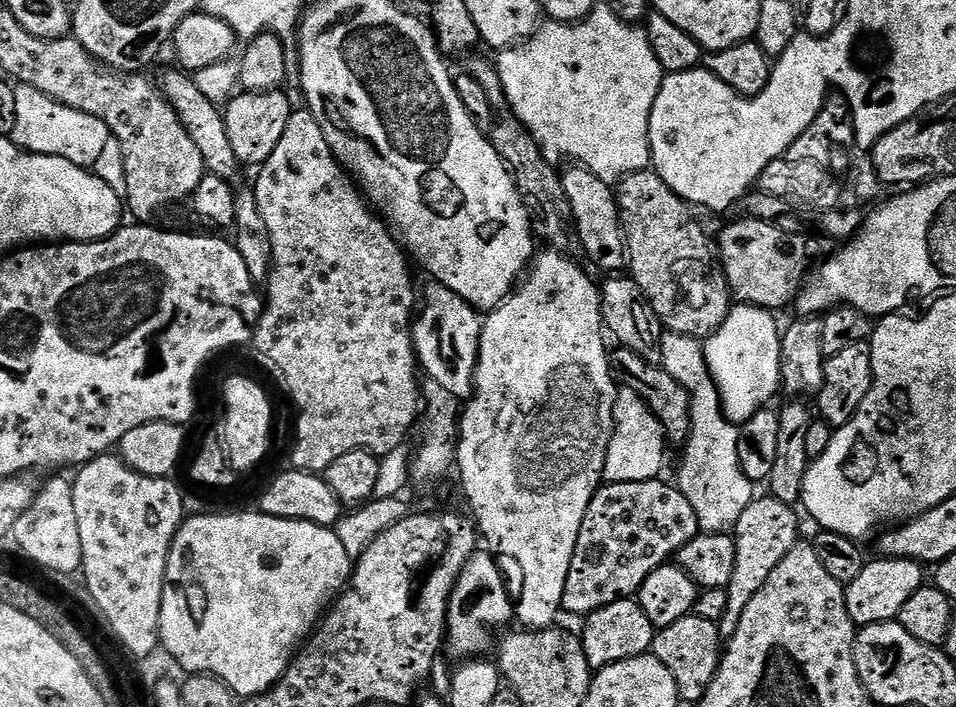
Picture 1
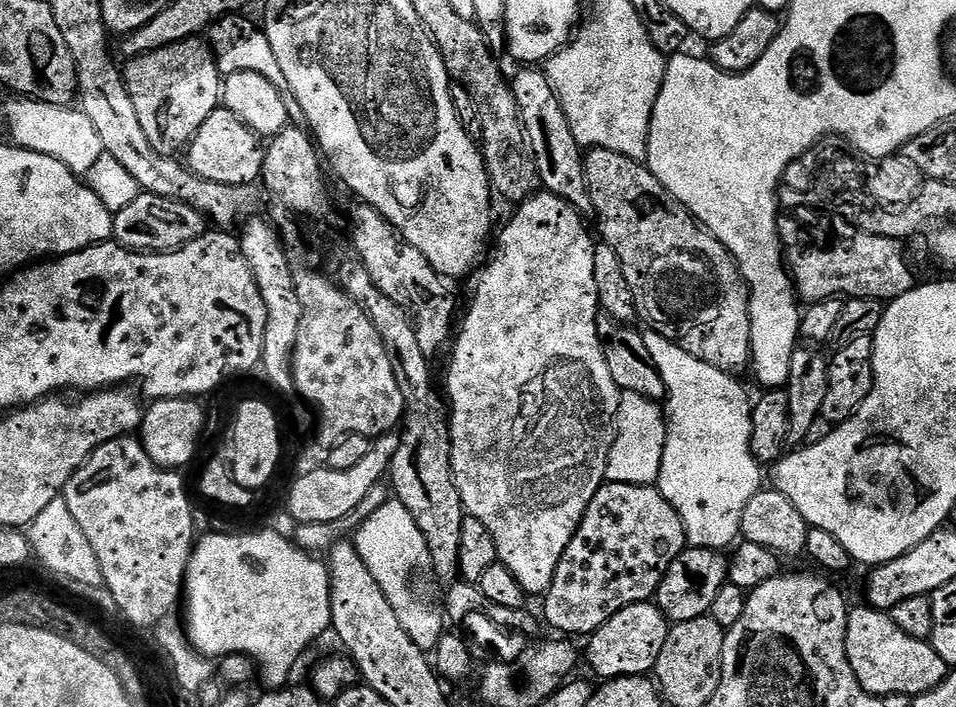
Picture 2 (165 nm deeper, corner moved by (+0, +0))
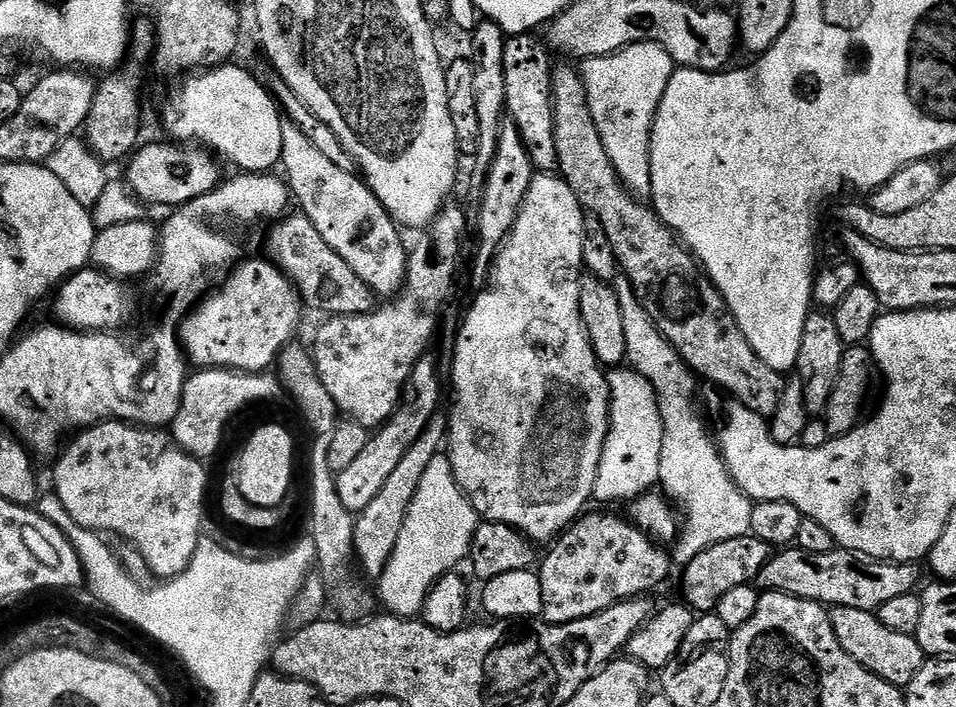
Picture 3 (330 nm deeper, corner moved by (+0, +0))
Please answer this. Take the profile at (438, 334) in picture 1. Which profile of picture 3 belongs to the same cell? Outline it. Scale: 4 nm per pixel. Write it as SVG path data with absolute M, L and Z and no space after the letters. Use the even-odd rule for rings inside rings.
M316 156L308 168L290 169L286 183L295 203L300 203L299 211L318 226L318 234L326 238L330 250L337 252L377 297L392 298L403 289L410 252L404 249L401 229L356 172L338 170L330 158Z

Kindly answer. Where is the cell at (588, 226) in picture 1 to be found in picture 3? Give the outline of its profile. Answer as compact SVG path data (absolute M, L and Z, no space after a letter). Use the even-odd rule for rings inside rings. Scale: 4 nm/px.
M532 34L522 36L508 36L506 40L506 58L504 69L506 70L506 86L512 90L508 94L506 105L507 115L511 123L520 131L520 137L524 140L533 169L542 172L556 172L560 167L558 158L558 146L556 145L556 127L554 126L554 114L552 113L552 82L553 61L548 61L550 52L543 43L536 41ZM516 88L524 88L516 93Z

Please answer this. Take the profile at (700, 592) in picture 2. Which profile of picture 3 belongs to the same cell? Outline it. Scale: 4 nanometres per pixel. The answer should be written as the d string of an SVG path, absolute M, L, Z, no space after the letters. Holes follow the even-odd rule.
M751 534L710 545L682 568L683 603L696 614L715 613L718 602L722 602L722 597L730 590L734 590L734 586L753 583L757 574L762 570L762 566L766 566L766 562L772 555L774 552L769 544Z

